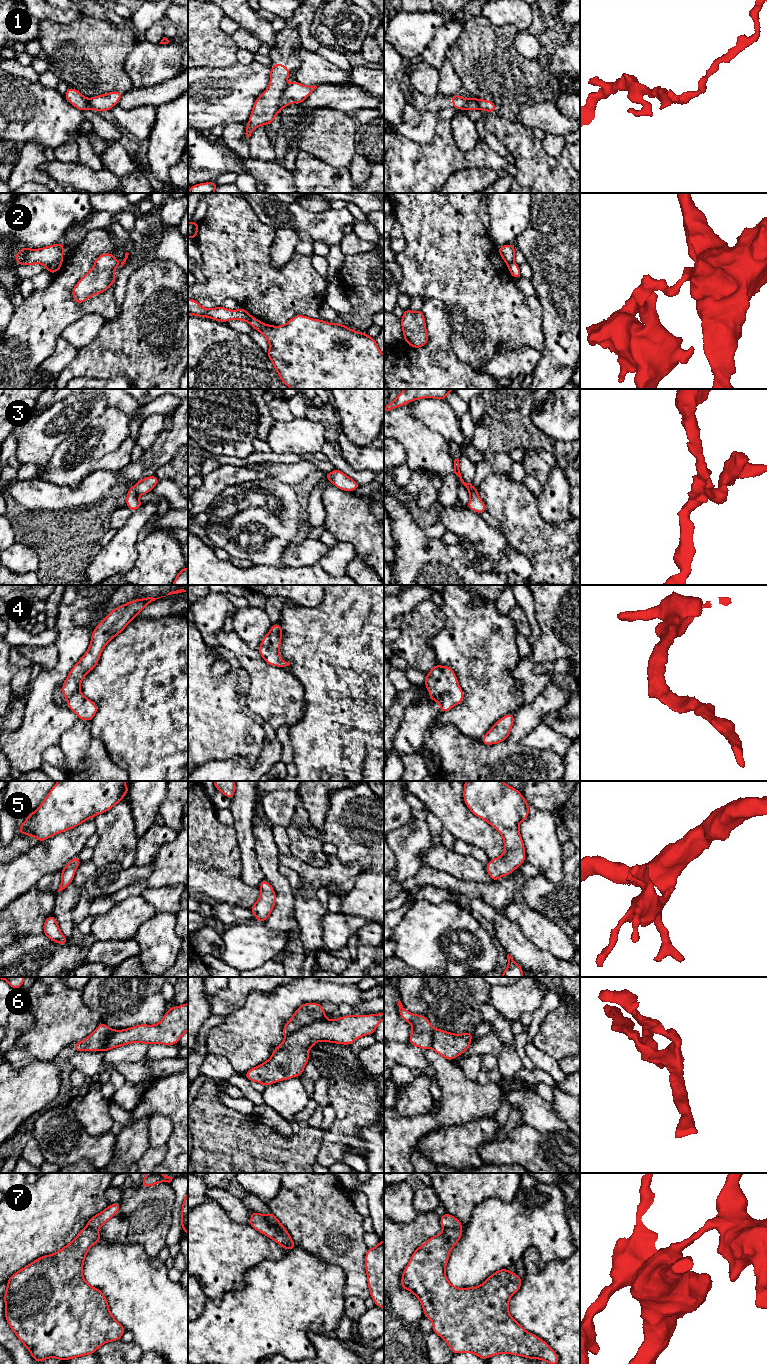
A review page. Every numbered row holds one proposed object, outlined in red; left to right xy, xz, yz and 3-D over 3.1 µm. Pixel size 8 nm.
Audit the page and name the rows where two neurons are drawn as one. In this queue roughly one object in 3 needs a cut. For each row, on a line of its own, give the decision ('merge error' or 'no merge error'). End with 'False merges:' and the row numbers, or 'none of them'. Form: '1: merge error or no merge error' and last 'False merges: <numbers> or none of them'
1: merge error
2: merge error
3: merge error
4: no merge error
5: no merge error
6: merge error
7: merge error
False merges: 1, 2, 3, 6, 7

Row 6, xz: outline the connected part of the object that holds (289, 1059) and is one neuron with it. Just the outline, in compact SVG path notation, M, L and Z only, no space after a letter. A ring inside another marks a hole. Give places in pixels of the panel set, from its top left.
M384 1013L360 1016L347 1015L336 1020L326 1019L306 1025L285 1037L283 1043L274 1048L273 1055L266 1062L248 1070L244 1076L250 1081L263 1084L265 1087L278 1081L288 1080L291 1077L299 1077L303 1074L305 1065L309 1061L310 1048L316 1042L350 1045L362 1036L372 1035L382 1020L384 1020Z

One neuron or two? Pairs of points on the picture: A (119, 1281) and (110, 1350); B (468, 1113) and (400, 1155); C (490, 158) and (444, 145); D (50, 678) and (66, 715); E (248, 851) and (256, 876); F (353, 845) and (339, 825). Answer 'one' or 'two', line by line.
A: two
B: one
C: one
D: one
E: one
F: one

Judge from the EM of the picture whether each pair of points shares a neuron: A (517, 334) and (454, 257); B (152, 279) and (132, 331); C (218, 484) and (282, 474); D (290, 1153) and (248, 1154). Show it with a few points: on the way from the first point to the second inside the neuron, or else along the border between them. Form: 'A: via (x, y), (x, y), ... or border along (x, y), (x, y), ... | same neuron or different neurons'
A: via (498, 315), (482, 299), (469, 276) | same neuron
B: via (152, 292), (152, 305), (142, 318) | same neuron
C: via (234, 475), (266, 472) | same neuron
D: via (280, 1154), (258, 1154) | same neuron

